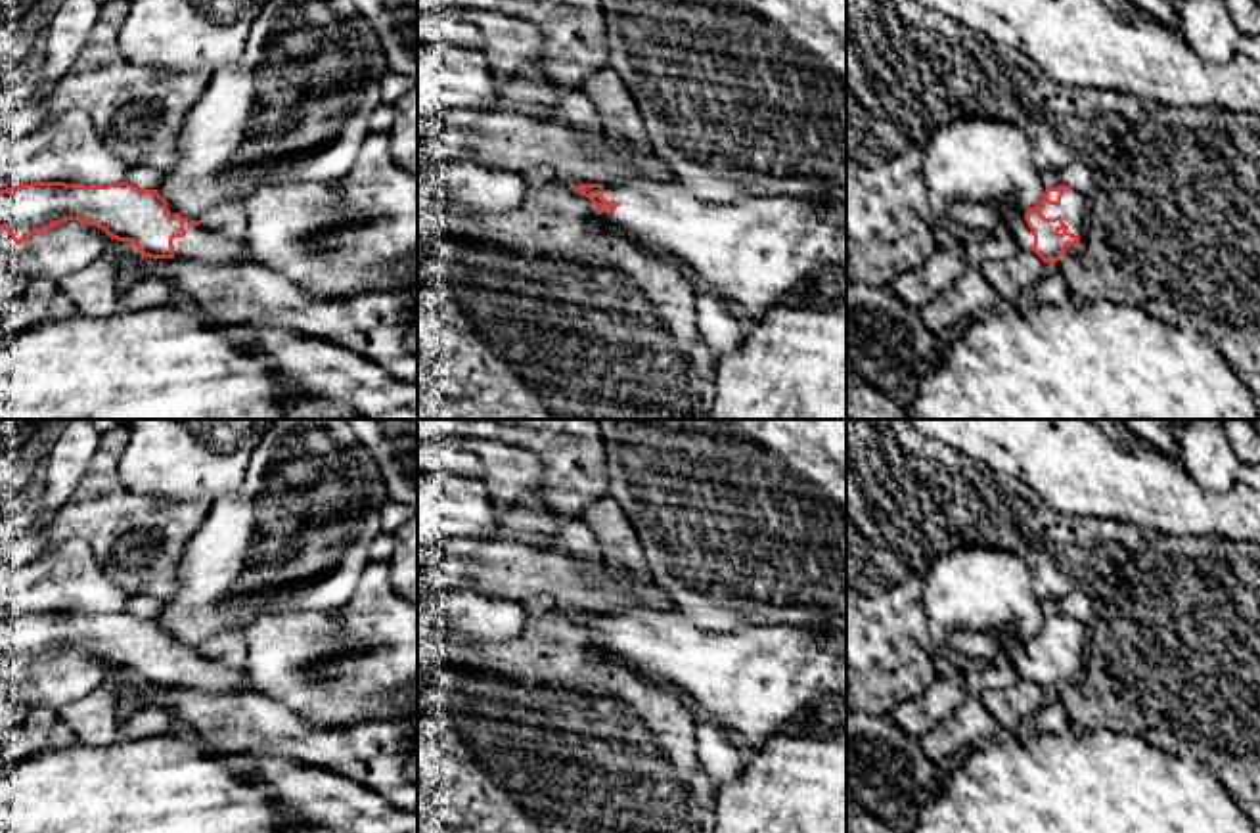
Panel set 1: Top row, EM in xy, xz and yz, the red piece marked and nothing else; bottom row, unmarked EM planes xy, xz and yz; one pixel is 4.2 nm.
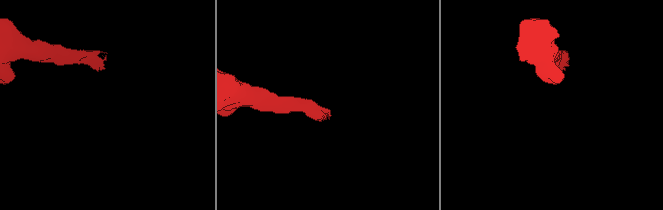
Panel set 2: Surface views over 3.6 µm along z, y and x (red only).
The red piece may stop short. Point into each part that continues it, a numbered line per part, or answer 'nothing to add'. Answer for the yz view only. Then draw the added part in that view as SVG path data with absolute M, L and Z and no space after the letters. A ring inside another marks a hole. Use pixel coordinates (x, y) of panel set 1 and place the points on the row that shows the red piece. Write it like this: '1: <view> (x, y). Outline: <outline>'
1: yz (1073, 207). Outline: M1065 190L1061 197L1061 205L1042 205L1042 214L1046 218L1061 216L1063 222L1069 226L1067 232L1080 237L1080 243L1084 243L1084 224L1086 224L1086 213L1088 213L1088 199L1072 190Z

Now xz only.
1: xz (761, 251). Outline: M628 178L626 199L613 213L599 213L607 230L622 234L676 262L695 283L710 287L722 301L735 306L749 322L770 306L791 301L800 289L814 285L827 304L837 297L837 278L846 274L846 205L827 195L749 197L735 203L709 203L695 197L680 182Z

